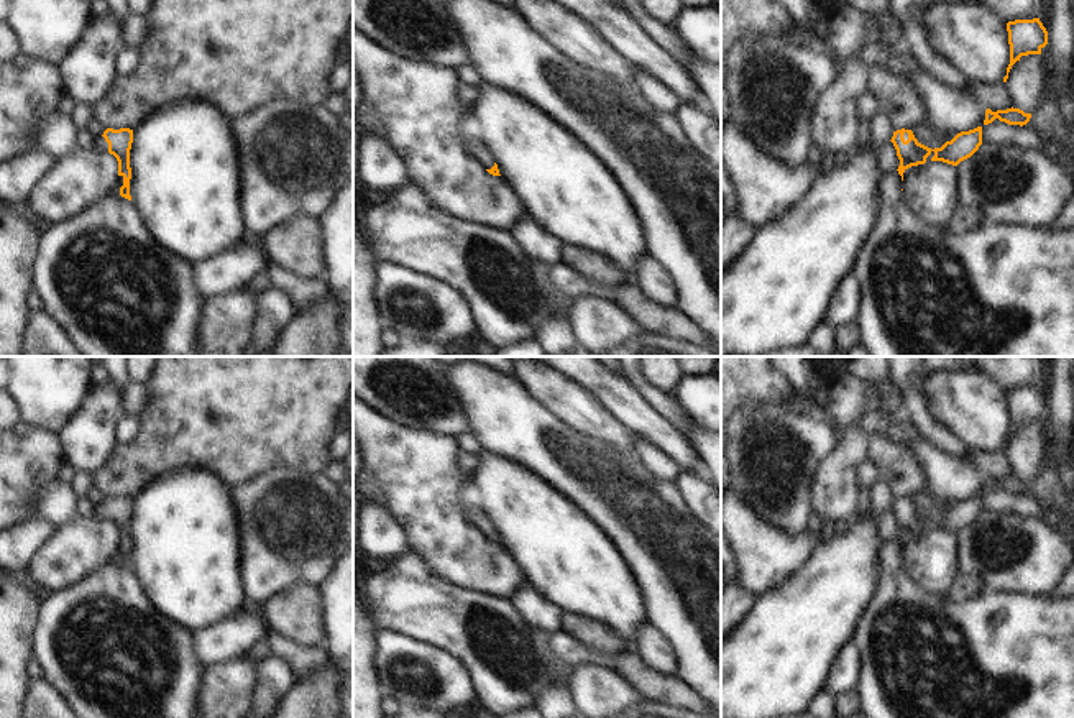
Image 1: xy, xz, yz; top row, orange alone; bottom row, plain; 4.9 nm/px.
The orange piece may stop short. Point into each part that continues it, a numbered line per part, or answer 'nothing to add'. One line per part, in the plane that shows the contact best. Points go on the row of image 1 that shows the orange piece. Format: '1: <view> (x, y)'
1: xy (112, 286)

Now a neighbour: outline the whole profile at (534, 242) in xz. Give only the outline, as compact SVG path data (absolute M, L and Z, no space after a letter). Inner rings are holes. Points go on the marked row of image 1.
M529 215L517 219L509 228L509 237L530 260L553 266L560 261L562 242L535 223Z

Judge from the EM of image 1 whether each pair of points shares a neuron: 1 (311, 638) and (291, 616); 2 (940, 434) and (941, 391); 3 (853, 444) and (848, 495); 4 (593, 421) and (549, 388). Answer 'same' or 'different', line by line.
1: same
2: different
3: same
4: same

